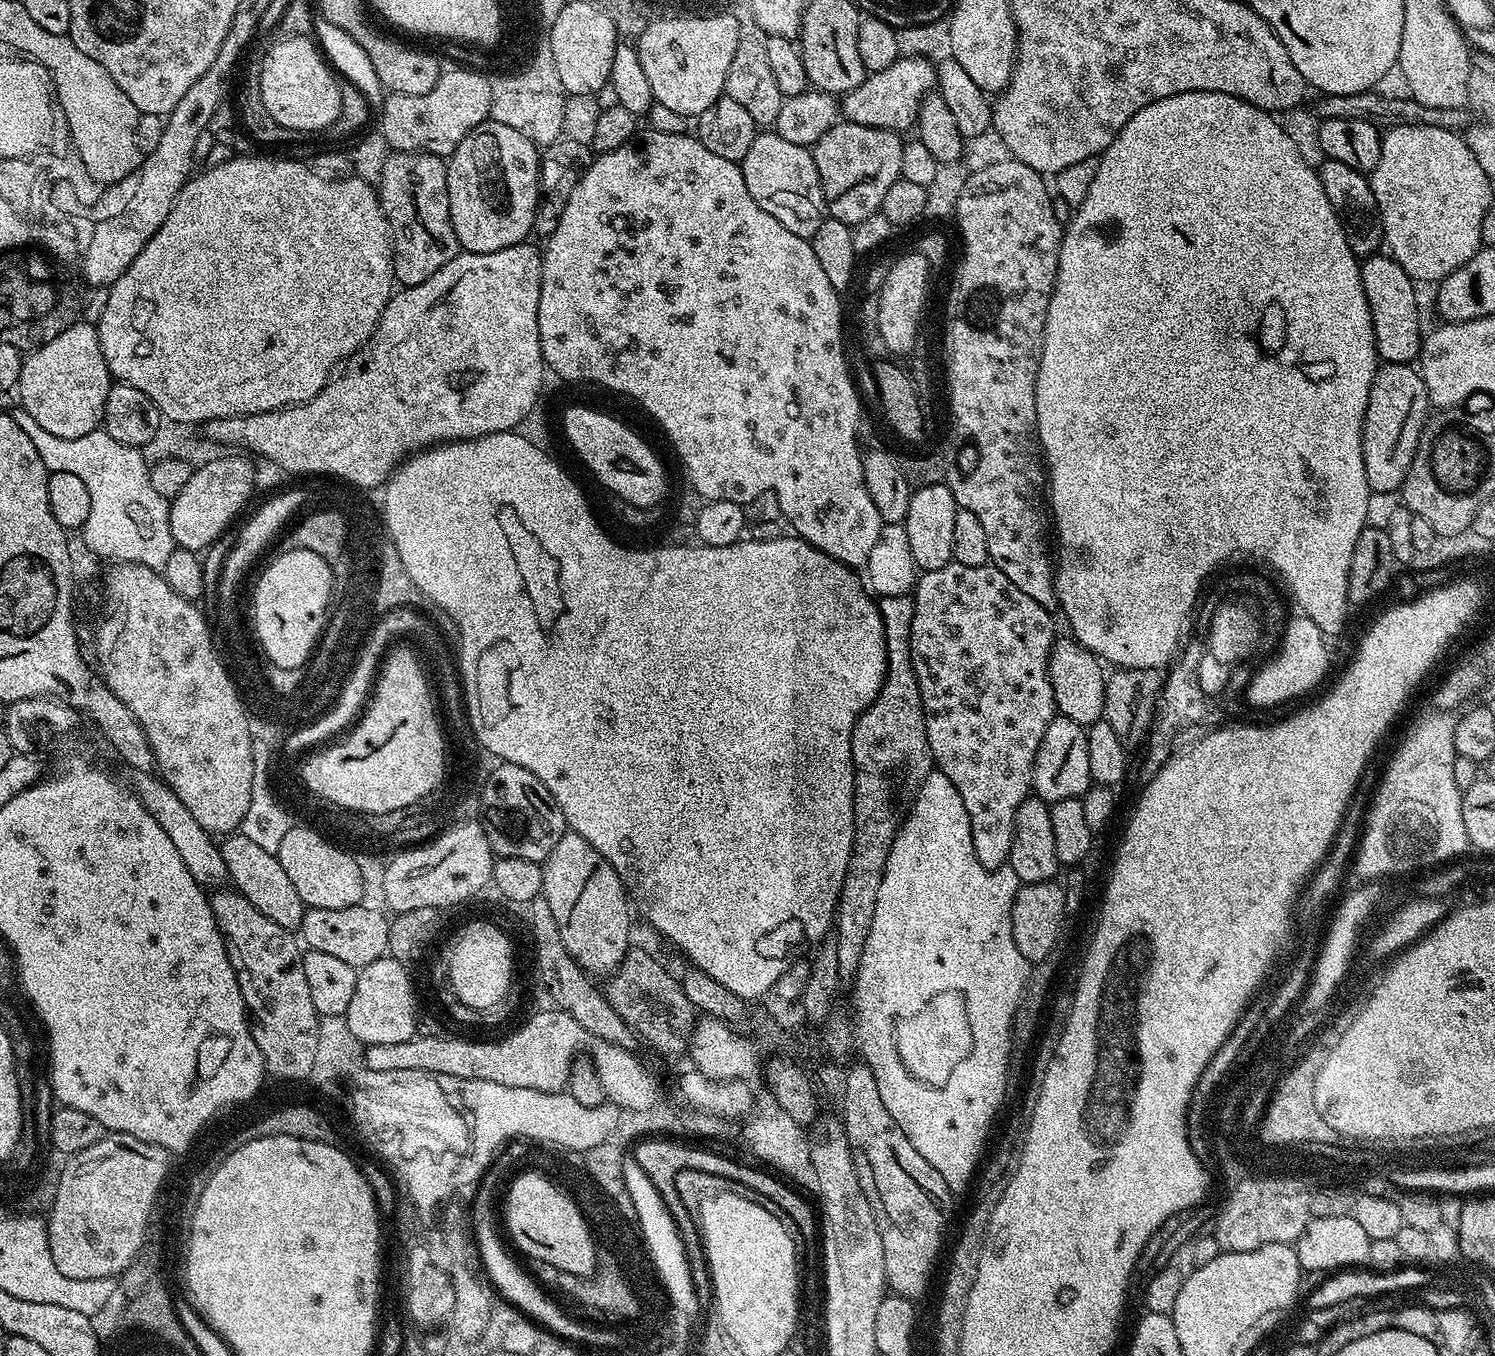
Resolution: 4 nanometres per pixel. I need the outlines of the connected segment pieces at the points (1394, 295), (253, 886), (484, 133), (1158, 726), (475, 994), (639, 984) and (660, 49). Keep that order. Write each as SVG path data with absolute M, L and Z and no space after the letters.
M1388 254L1367 257L1360 265L1360 273L1372 315L1377 357L1386 364L1412 364L1419 357L1422 343L1420 308L1416 305L1417 285Z
M228 834L219 841L222 862L226 862L228 880L231 887L241 892L270 922L278 922L278 926L289 930L299 929L306 905L298 898L298 890L294 882L282 870L282 862L278 862L275 852L262 850L252 839L241 834Z
M489 118L447 157L450 218L461 249L493 252L525 243L540 198L540 152L526 134Z
M1203 639L1194 640L1183 647L1175 662L1171 665L1170 674L1165 677L1164 686L1161 688L1160 698L1157 701L1156 715L1153 717L1153 725L1149 729L1144 751L1146 756L1142 760L1142 771L1139 772L1139 783L1145 784L1153 780L1158 772L1170 760L1174 754L1174 742L1180 732L1194 728L1200 724L1206 724L1208 728L1218 728L1223 724L1219 710L1212 704L1209 696L1203 692L1198 683L1198 669L1204 654L1206 644Z
M472 920L452 936L448 944L448 983L454 995L472 1008L490 1008L501 1003L514 988L512 982L512 944L496 924Z
M636 946L629 947L624 961L613 975L607 977L606 984L608 984L606 995L610 1006L618 1012L619 1018L626 1022L626 1026L632 1028L643 1043L645 1040L654 1051L661 1052L664 1056L680 1056L683 1052L685 1055L689 1051L698 1011L683 993L681 981L676 976L672 977L646 949L636 948Z
M679 15L656 20L650 26L646 26L646 30L635 41L634 47L646 72L647 81L650 82L655 103L687 118L695 118L701 116L719 96L724 95L726 70L730 70L734 50L738 50L738 42L742 35L739 22L730 15Z

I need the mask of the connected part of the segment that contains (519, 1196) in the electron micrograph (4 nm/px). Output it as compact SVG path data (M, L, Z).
M521 1171L517 1175L517 1180L513 1182L508 1188L508 1205L504 1208L504 1220L508 1223L508 1232L512 1235L512 1240L525 1252L528 1256L533 1256L534 1261L539 1262L541 1265L548 1265L550 1267L556 1267L559 1271L569 1271L570 1274L578 1276L591 1276L596 1269L596 1253L598 1251L597 1242L588 1241L588 1233L584 1232L584 1226L586 1224L579 1224L576 1212L581 1208L579 1203L572 1201L562 1189L559 1188L555 1183L553 1184L543 1184L543 1182L538 1182L536 1176L528 1176L524 1171Z

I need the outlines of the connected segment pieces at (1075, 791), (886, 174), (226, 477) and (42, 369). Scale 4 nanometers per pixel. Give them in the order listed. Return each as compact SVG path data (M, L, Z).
M1062 715L1052 719L1050 726L1046 726L1046 734L1042 734L1042 742L1034 758L1032 792L1041 800L1048 801L1049 805L1083 797L1094 784L1090 774L1090 754L1086 751L1087 741L1085 725Z
M837 122L830 130L826 130L826 134L822 134L822 138L811 145L810 151L814 166L818 166L827 215L833 220L854 226L862 222L862 218L870 218L870 214L881 211L886 190L890 190L890 186L901 179L904 145L901 133L891 132L888 128Z
M224 454L228 456L220 456L217 460L208 460L205 462L201 468L197 467L190 474L190 482L186 482L186 486L182 486L182 490L178 495L175 496L170 502L170 530L172 531L172 540L175 542L177 548L185 548L186 550L190 550L191 552L200 554L203 553L203 548L208 548L212 543L215 542L216 539L219 538L220 535L223 534L224 531L228 528L228 523L231 522L232 519L235 518L236 515L239 514L240 511L244 508L244 503L247 502L248 499L252 496L252 487L256 484L256 472L252 469L252 464L248 460L243 460L240 457L240 454Z
M74 322L58 338L40 344L37 352L27 353L20 366L19 407L54 438L82 438L82 434L101 427L104 403L114 383L102 354L97 325L80 323Z

